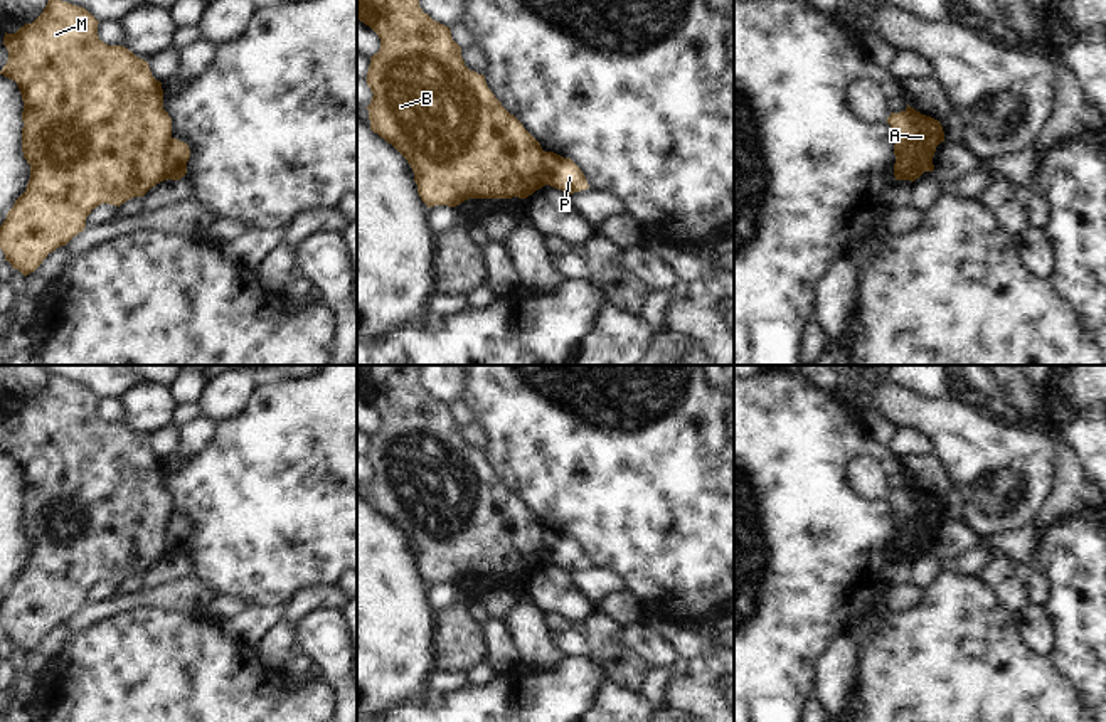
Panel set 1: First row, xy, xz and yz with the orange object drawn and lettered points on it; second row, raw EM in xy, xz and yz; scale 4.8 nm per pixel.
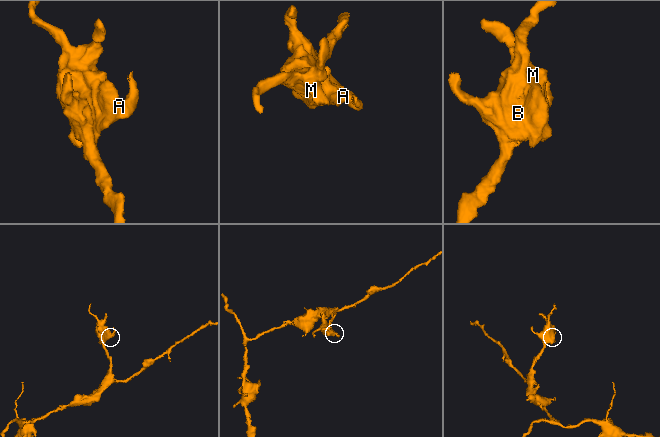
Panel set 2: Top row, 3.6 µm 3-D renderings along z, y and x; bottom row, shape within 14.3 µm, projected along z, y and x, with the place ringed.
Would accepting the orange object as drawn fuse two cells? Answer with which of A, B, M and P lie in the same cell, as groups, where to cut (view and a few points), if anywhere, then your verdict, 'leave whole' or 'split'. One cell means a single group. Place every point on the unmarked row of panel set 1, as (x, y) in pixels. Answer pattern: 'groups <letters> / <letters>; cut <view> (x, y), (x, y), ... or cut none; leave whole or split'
groups A B M / P; cut xy (172, 515), (165, 537), (167, 554); split

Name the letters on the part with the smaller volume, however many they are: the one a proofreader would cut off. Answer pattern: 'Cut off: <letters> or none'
Cut off: P

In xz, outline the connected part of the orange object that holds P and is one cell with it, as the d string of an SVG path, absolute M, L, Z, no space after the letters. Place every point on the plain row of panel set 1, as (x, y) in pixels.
M544 528L542 540L545 544L545 562L574 571L589 565L581 545L571 537L554 528Z

